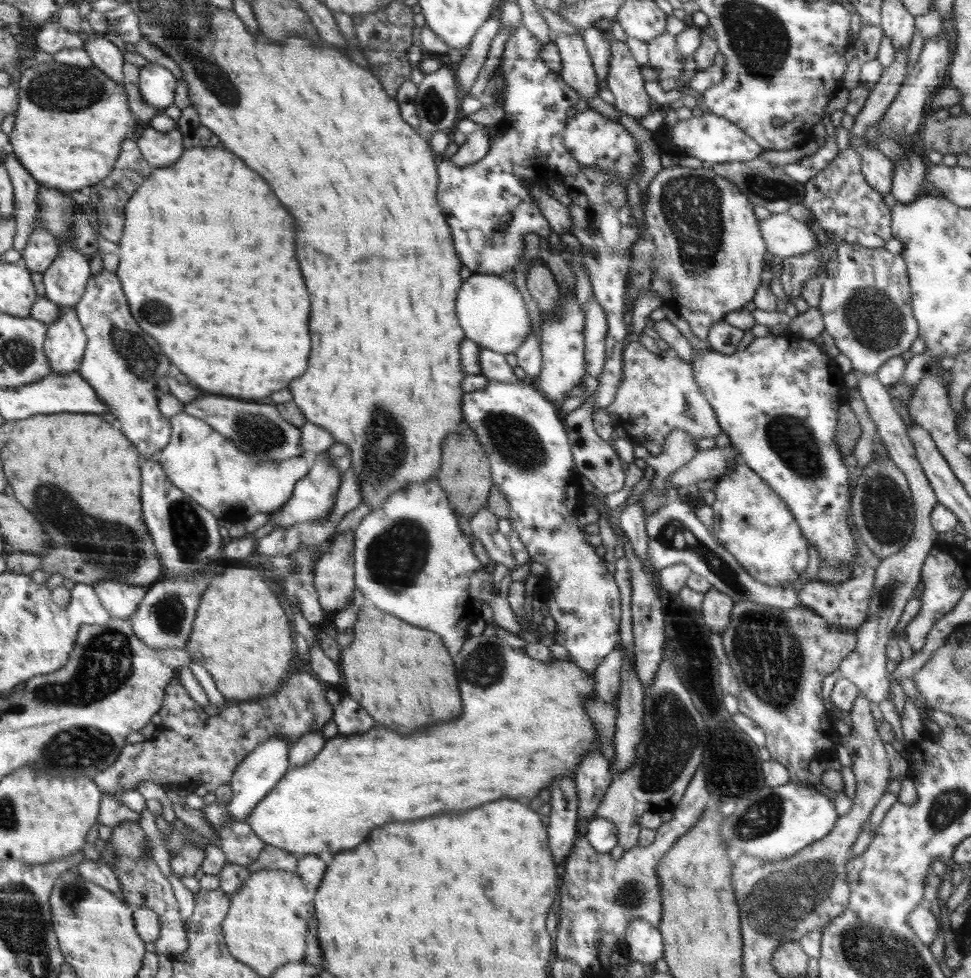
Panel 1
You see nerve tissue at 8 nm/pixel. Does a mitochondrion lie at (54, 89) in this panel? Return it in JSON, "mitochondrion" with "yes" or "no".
{"mitochondrion":"yes"}

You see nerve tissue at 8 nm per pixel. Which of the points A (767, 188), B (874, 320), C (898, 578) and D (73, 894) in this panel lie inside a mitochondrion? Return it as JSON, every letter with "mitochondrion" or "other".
{"A":"mitochondrion","B":"mitochondrion","C":"mitochondrion","D":"mitochondrion"}

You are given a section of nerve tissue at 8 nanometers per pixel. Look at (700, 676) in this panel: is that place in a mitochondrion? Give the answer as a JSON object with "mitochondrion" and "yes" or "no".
{"mitochondrion":"yes"}

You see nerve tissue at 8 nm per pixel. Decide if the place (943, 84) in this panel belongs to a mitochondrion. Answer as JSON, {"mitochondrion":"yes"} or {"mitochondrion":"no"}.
{"mitochondrion":"no"}

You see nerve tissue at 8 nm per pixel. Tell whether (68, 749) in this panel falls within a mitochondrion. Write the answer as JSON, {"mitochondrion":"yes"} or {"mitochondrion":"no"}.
{"mitochondrion":"yes"}

